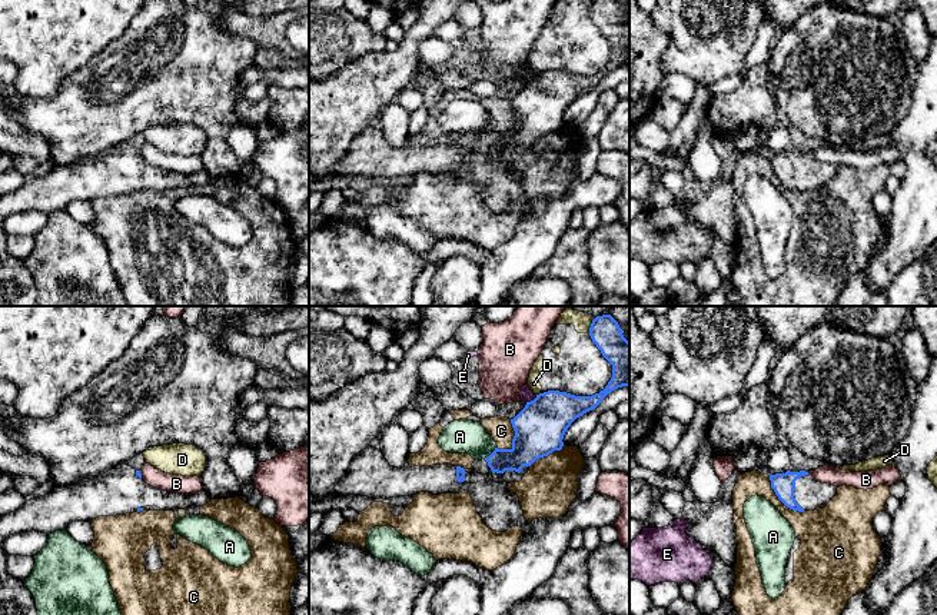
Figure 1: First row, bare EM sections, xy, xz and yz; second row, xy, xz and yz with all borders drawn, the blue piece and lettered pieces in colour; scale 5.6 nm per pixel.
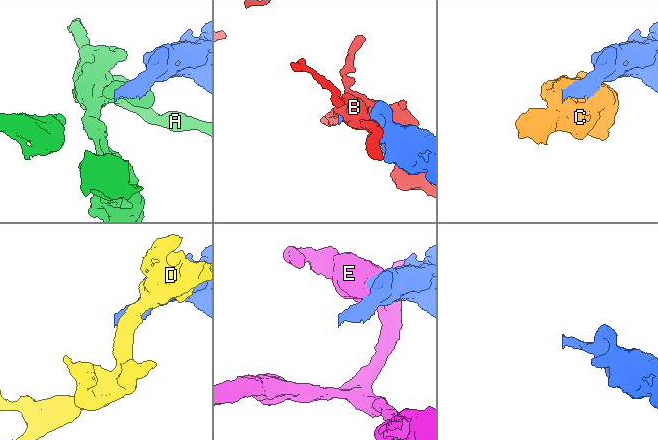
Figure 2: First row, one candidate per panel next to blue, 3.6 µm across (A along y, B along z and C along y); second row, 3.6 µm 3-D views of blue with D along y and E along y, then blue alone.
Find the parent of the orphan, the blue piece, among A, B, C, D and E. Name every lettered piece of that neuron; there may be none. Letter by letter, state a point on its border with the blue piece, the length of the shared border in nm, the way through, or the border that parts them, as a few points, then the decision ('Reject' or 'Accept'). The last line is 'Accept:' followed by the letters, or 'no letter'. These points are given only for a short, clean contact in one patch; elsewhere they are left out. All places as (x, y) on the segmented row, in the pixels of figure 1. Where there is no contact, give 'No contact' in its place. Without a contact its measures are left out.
A: Touches blue at xz (491, 454). Shared border 100 nm. Reject
B: Touches blue at xy (140, 474). Shared border 40 nm. Reject
C: Touches blue at yz (781, 501). Shared border 280 nm. Reject
D: Touches blue at xz (540, 394). Shared border 30 nm. Reject
E: Touches blue at xz (531, 401). Shared border 80 nm. Reject
Accept: no letter

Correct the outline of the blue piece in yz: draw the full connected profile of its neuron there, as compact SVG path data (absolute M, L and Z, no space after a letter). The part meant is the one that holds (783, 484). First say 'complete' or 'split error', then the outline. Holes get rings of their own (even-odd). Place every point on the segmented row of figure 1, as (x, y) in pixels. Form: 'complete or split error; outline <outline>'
split error; outline M810 471L775 473L770 481L778 499L798 512L823 508L837 495L837 486L815 481Z

